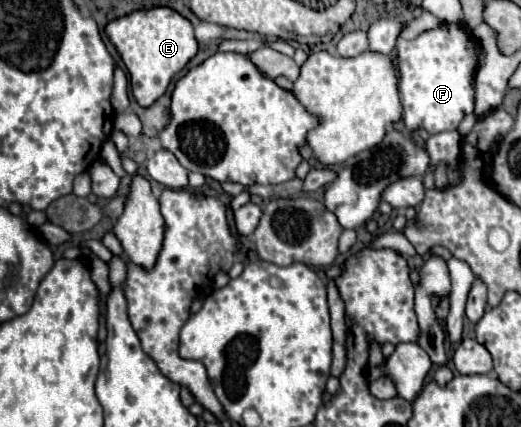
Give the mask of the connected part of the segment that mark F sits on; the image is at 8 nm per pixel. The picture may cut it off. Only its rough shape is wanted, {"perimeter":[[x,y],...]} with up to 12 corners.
{"perimeter":[[445,23],[397,39],[411,135],[473,113],[477,43]]}

